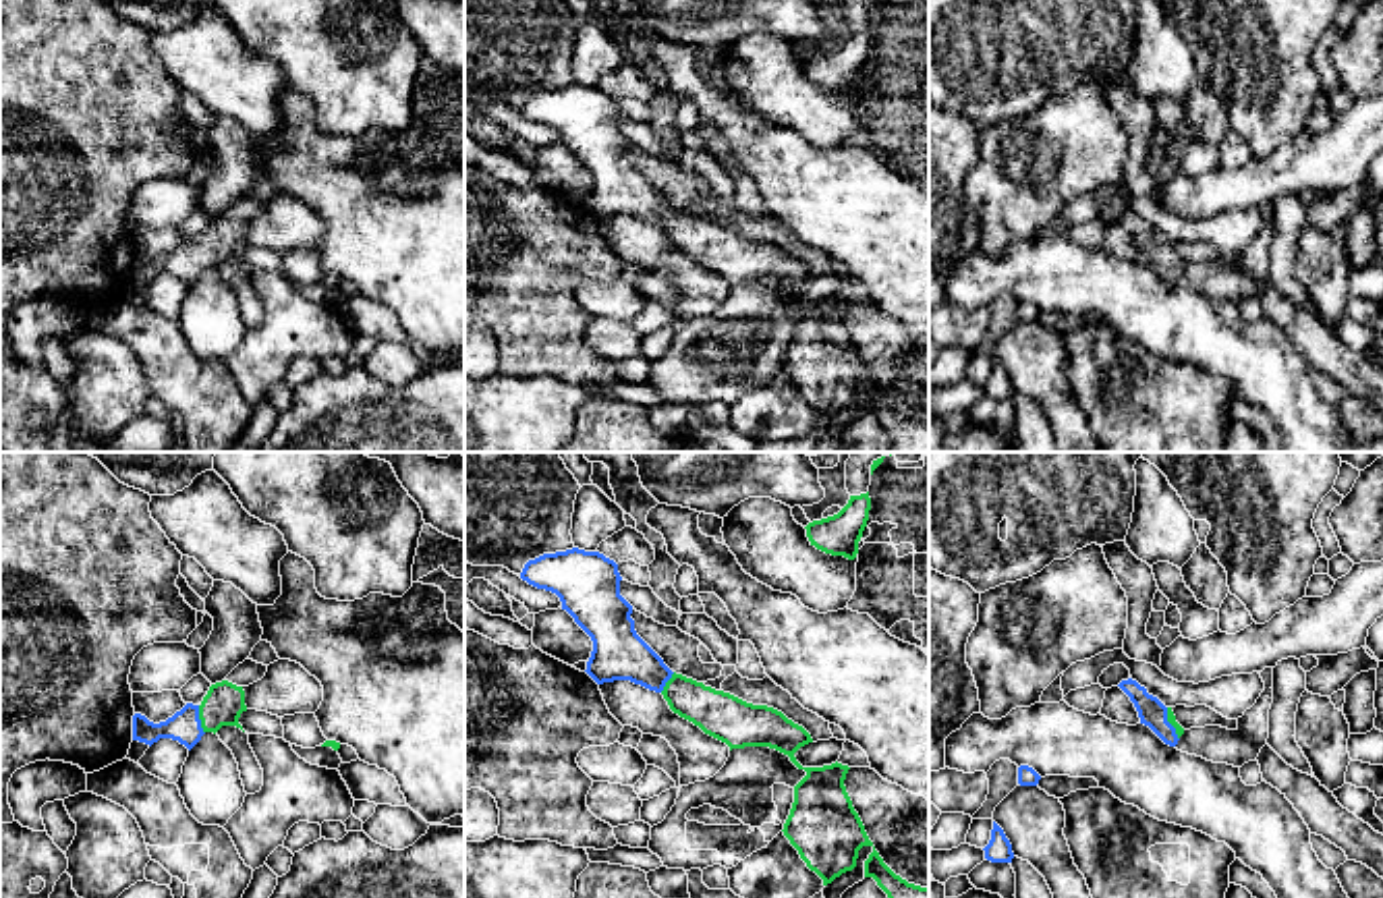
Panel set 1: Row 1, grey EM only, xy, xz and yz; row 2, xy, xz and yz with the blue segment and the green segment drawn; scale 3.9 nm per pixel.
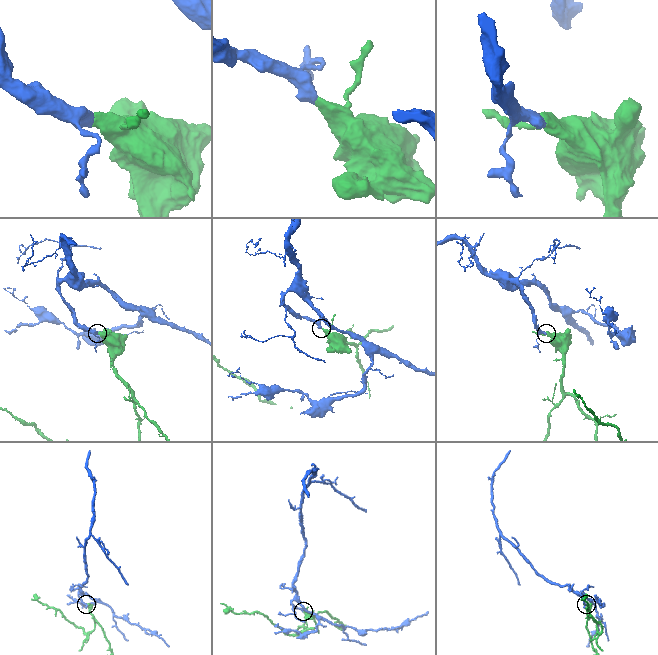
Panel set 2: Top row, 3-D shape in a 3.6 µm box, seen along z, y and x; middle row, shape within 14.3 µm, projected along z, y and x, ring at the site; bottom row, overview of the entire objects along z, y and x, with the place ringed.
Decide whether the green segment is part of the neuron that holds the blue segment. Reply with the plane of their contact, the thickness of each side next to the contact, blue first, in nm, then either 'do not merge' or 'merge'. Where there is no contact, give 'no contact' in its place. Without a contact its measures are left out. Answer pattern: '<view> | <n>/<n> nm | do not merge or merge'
xy | 130/160 nm | merge

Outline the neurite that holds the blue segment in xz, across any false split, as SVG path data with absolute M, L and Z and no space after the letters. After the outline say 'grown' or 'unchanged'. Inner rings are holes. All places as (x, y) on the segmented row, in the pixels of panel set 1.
M578 548L529 560L520 579L560 597L574 622L591 637L587 674L597 682L630 680L661 693L670 709L732 749L769 747L790 757L807 776L794 786L784 836L823 886L856 867L858 850L873 846L844 780L848 765L802 767L794 753L811 734L767 705L746 703L672 672L637 635L632 606L620 595L618 564Z | grown

